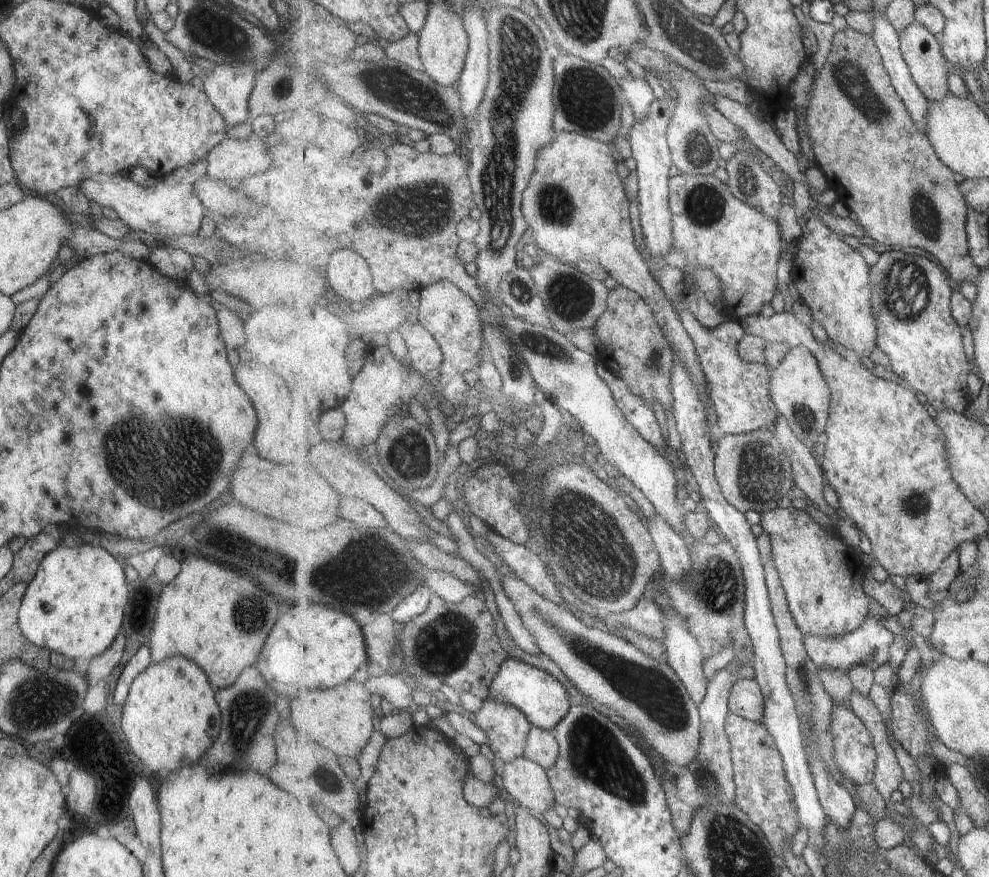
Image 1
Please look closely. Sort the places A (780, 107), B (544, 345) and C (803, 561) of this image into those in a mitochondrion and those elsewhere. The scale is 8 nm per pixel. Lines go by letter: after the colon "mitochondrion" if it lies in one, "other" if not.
A: other
B: mitochondrion
C: other

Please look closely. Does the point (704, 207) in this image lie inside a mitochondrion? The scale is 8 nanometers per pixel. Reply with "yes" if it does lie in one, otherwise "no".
yes

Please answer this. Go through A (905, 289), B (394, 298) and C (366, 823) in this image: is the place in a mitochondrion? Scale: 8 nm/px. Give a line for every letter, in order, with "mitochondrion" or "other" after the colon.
A: mitochondrion
B: other
C: other

